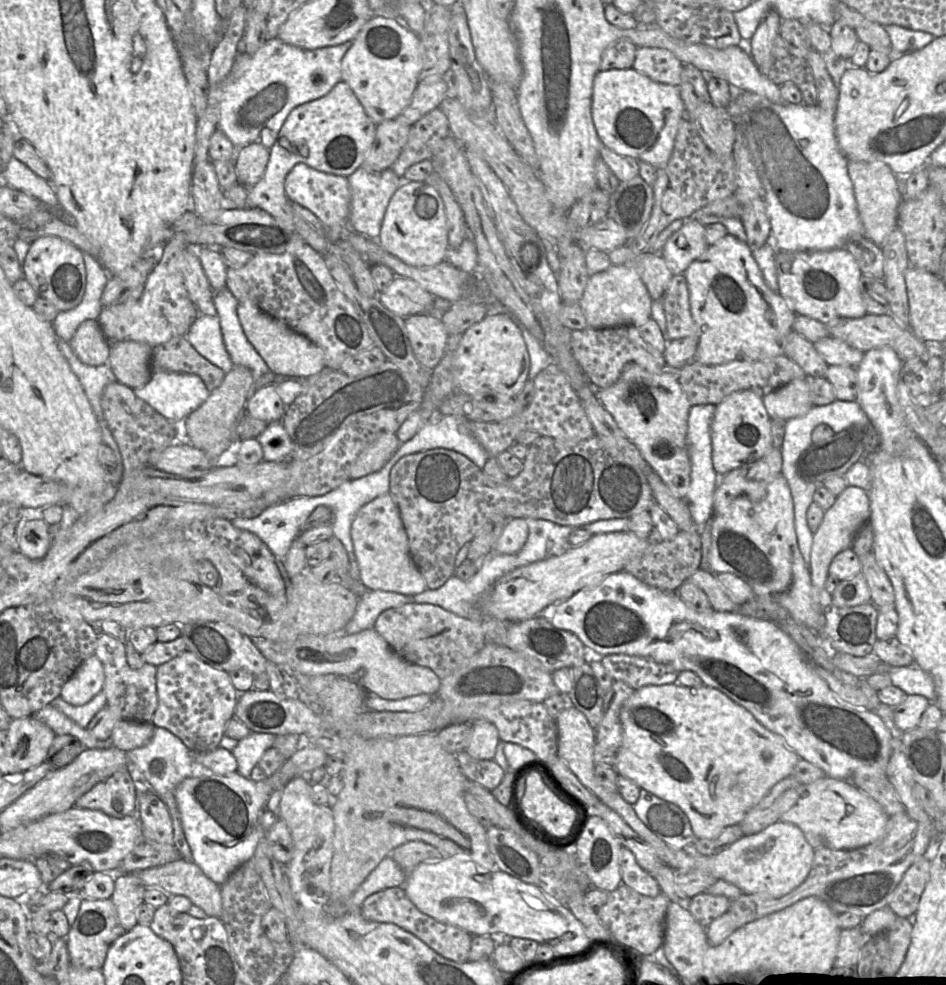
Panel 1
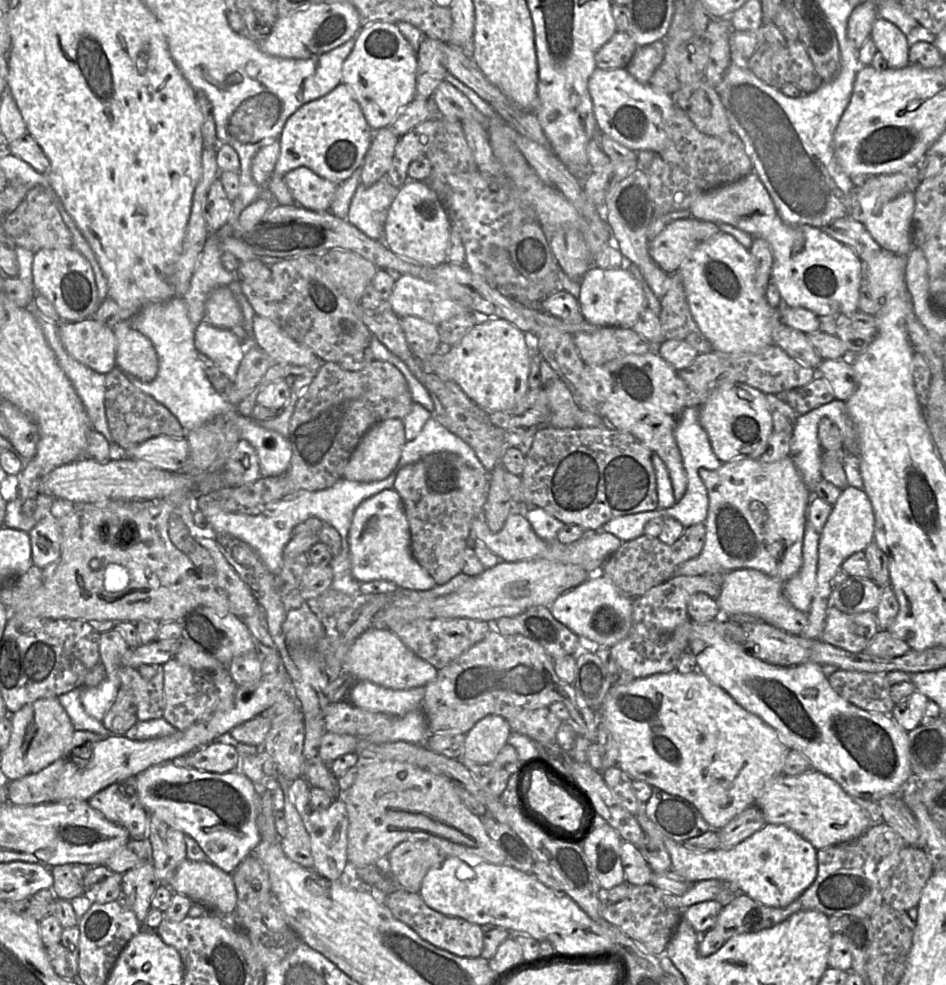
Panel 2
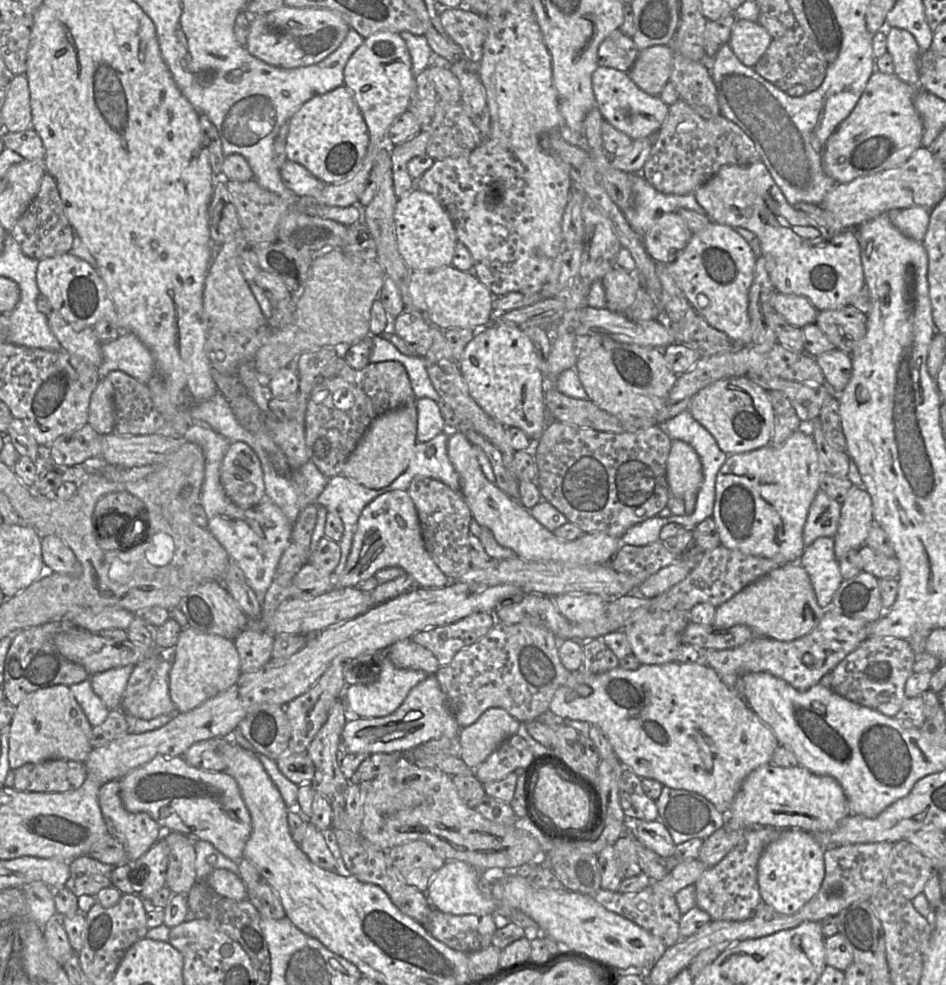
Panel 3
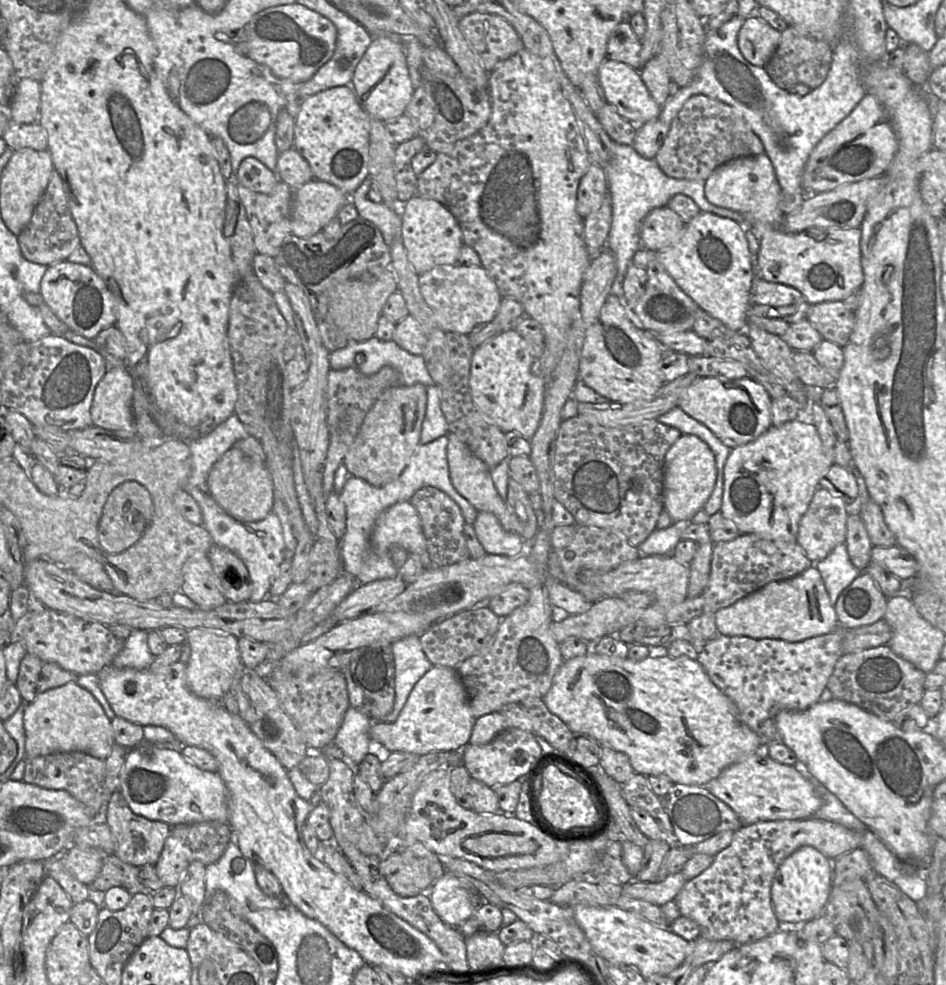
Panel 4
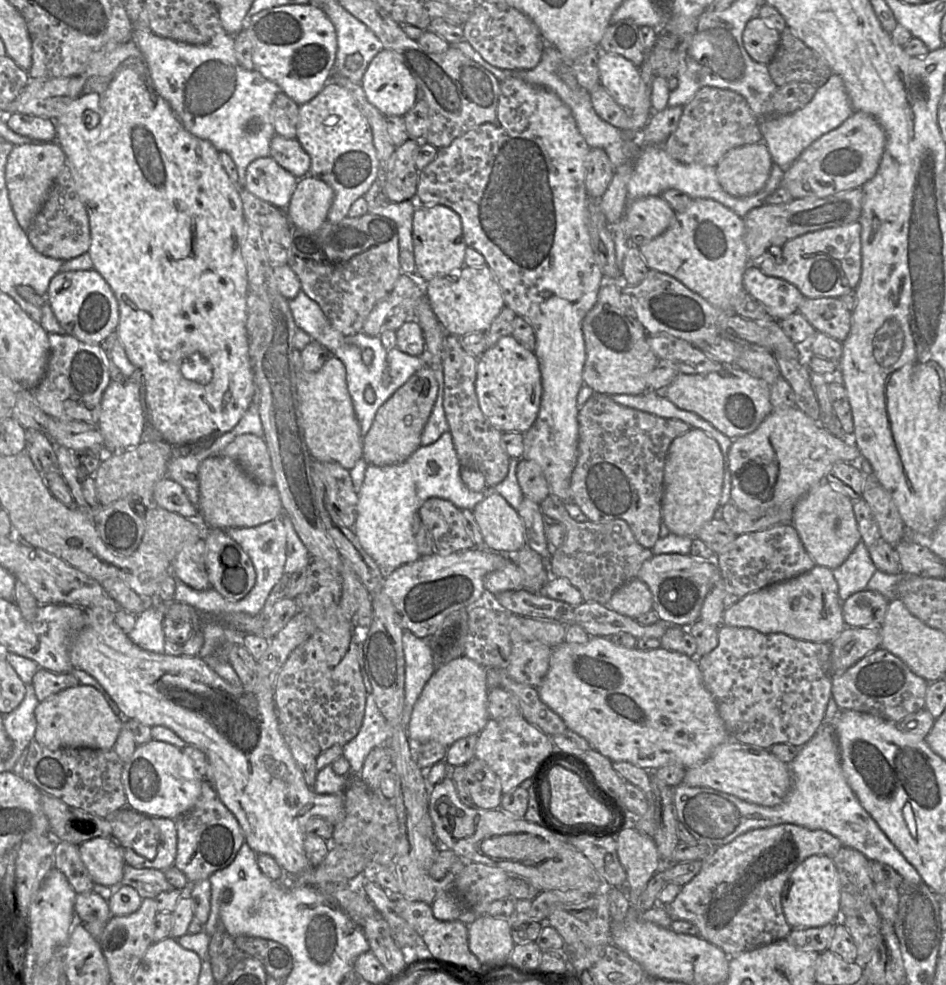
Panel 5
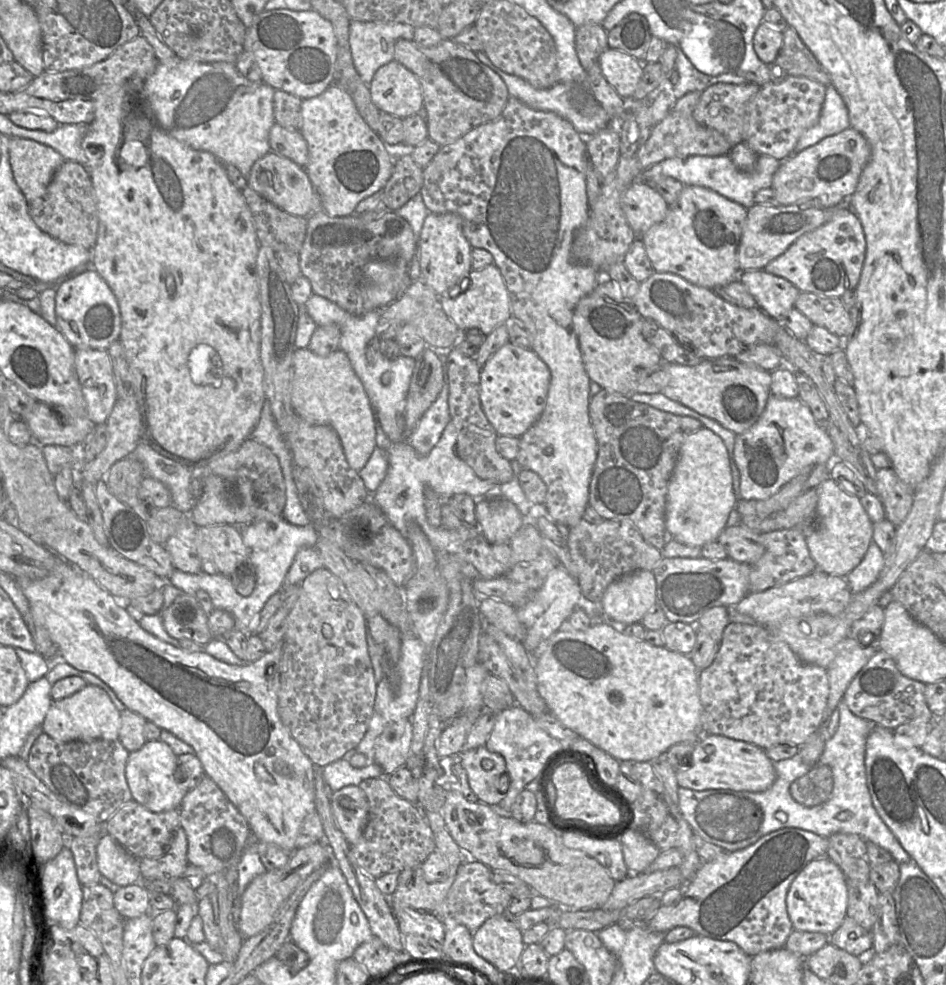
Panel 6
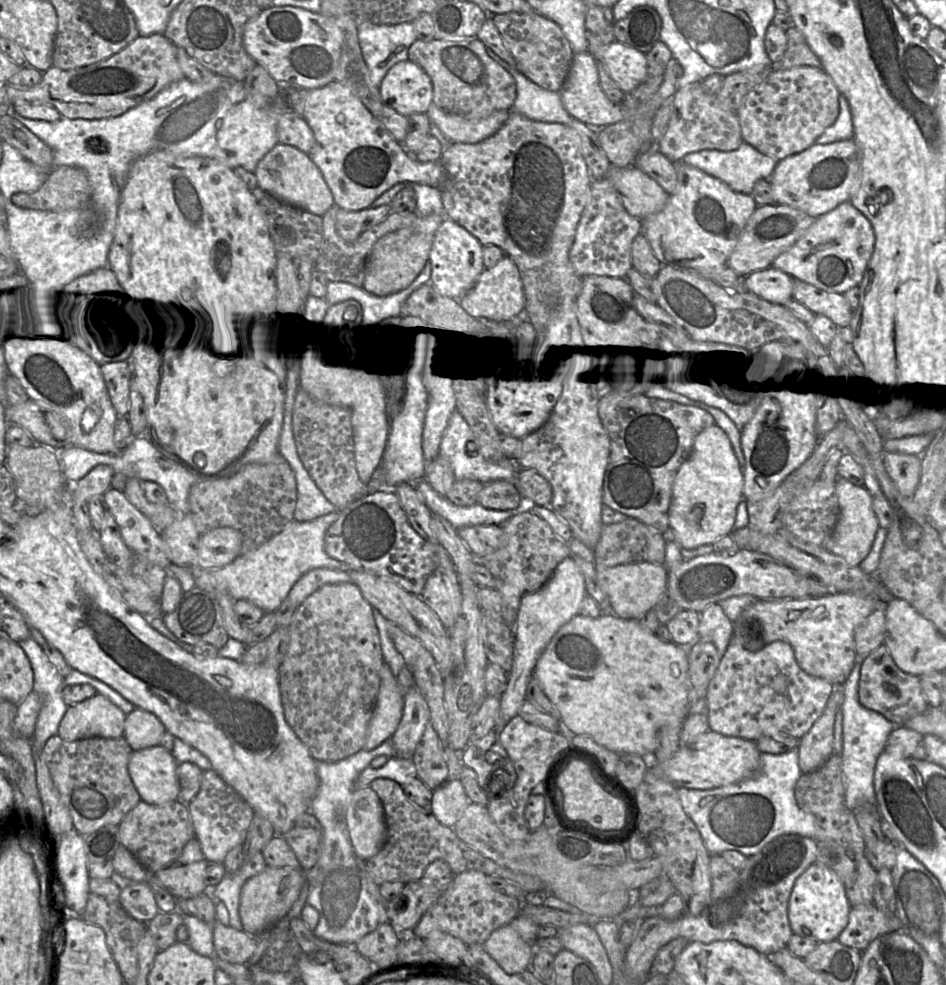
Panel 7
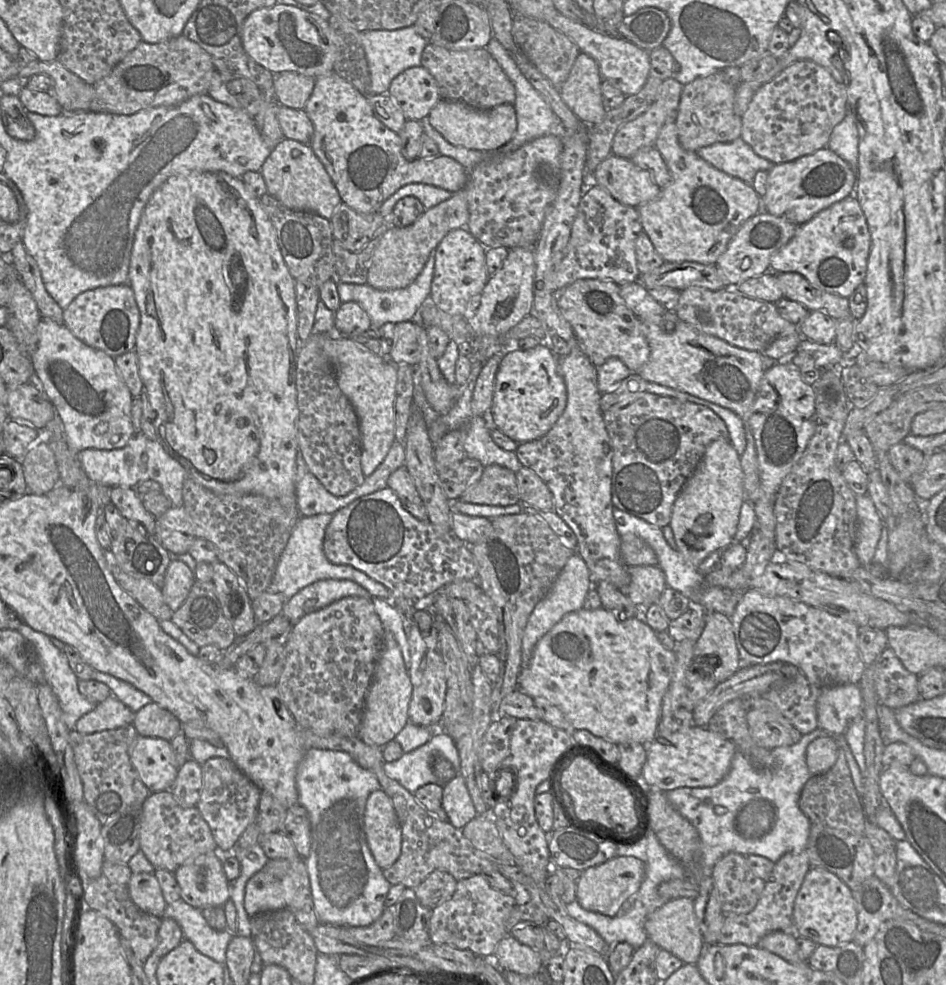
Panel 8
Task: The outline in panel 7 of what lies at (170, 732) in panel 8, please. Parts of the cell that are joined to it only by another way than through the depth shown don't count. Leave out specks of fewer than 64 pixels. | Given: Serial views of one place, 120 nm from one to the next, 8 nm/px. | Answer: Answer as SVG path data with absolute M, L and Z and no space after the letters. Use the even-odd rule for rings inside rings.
M135 708L126 715L123 737L133 751L160 745L165 732L163 723L151 712Z

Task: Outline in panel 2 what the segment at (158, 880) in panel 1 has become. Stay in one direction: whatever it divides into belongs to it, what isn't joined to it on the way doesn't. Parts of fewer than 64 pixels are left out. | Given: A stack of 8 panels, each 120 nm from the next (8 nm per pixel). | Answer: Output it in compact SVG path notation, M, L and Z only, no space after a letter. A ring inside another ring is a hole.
M186 858L167 883L173 893L188 896L193 903L204 906L209 912L222 914L235 910L237 892L232 874L209 861Z

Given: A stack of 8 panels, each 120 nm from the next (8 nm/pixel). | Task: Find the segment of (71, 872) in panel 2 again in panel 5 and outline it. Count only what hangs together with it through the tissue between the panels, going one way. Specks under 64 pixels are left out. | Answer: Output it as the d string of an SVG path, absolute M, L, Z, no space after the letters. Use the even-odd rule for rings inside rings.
M125 864L121 883L133 887L144 898L154 899L163 891L175 887L167 881L164 872L153 868L136 868Z

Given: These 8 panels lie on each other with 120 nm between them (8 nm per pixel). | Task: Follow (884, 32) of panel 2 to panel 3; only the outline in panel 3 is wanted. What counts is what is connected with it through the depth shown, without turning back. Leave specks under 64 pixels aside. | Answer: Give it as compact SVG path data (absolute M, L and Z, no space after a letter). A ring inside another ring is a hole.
M889 28L886 31L887 53L893 59L894 74L903 82L919 87L919 56L921 50L908 31L900 28Z

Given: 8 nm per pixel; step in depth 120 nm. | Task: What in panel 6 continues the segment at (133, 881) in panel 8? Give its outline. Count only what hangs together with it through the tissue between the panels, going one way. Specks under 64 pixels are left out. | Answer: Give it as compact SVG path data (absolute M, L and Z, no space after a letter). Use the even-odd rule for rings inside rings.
M135 882L114 893L113 905L124 919L137 918L150 912L150 893L141 882Z

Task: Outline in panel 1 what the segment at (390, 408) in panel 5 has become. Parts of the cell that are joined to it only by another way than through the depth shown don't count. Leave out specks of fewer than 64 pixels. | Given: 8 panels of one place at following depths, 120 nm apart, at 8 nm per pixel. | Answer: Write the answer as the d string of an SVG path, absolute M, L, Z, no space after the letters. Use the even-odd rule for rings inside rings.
M382 433L358 455L350 470L350 480L379 471L391 459L400 444L395 433Z

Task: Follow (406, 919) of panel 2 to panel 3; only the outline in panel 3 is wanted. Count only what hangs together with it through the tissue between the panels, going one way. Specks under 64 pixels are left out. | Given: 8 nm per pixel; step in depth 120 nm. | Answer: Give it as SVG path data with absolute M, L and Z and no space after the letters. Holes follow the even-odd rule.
M432 908L429 922L421 924L438 941L456 951L471 953L487 948L497 930L493 915L453 915Z

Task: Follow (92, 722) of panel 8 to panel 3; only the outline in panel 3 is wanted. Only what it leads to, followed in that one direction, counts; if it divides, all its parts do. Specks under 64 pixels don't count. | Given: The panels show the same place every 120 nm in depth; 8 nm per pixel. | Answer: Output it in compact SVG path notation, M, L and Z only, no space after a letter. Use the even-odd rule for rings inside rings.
M58 684L37 690L18 704L10 723L10 770L14 771L27 763L53 759L84 762L93 749L90 744L92 729L69 686Z

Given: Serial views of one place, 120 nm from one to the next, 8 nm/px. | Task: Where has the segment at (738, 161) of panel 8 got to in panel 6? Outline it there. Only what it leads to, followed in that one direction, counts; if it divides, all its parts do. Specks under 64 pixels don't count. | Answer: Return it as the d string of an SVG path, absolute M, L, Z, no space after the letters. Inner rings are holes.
M692 155L686 158L669 158L656 163L642 171L640 179L649 182L671 177L684 186L701 186L710 189L748 209L755 204L754 196L756 192L771 187L773 176L780 164L781 162L773 157L758 155L754 169L749 173L745 173L735 167L729 155Z

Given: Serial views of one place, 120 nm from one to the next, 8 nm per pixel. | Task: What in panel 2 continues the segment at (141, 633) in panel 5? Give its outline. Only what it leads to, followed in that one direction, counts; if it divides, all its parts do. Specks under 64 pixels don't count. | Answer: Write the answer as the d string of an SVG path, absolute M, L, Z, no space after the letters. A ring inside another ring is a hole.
M107 678L95 687L82 687L80 701L85 712L102 721L111 708L119 689L119 686Z

